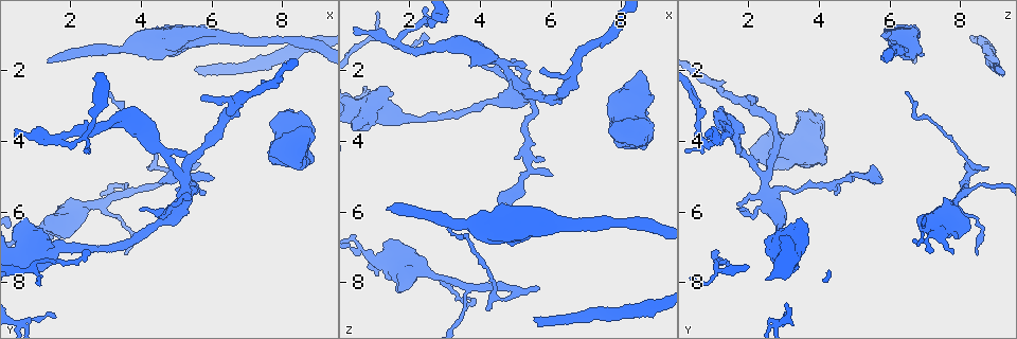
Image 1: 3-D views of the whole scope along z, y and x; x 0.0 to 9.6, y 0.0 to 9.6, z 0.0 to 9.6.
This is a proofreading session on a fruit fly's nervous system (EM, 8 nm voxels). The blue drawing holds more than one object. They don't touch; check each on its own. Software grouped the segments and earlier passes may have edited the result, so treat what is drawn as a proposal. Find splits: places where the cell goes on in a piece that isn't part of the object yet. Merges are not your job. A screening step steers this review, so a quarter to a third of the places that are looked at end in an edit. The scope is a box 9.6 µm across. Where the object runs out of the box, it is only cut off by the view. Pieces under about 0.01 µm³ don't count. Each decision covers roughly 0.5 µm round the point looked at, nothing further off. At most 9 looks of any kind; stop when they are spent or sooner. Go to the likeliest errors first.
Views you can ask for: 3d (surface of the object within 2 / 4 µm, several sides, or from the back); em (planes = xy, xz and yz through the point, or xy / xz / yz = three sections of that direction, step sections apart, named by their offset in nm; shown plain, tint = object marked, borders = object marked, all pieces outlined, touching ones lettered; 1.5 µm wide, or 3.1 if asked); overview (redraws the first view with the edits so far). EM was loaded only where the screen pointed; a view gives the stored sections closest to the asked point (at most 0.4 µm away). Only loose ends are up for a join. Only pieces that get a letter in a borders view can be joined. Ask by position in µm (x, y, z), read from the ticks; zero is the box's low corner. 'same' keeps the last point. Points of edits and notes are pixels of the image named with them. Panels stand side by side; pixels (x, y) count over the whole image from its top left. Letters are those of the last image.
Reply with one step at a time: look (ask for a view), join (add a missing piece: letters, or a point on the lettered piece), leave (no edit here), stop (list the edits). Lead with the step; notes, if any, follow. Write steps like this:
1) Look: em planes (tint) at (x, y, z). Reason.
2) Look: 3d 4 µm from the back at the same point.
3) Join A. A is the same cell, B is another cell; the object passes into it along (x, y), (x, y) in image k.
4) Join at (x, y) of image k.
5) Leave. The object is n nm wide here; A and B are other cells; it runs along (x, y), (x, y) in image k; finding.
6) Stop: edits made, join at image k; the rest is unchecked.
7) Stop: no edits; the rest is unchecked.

Look: em yz step 8 (plain) at (1.40, 1.80, 5.95). Free end.

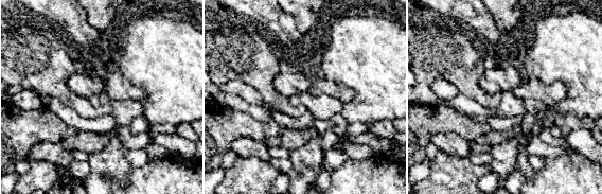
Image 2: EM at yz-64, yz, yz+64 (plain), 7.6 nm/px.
Look: em yz step 8 (borders) at the same point.

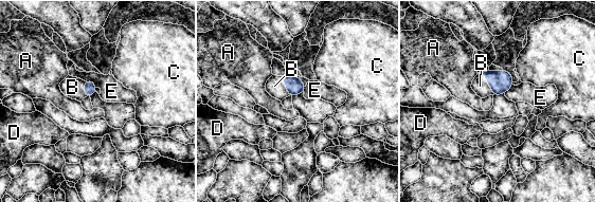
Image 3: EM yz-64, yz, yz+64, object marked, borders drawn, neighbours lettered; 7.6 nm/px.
Join B. B is the same cell, A, C, D and E are other cells; the object passes into it along (500, 81), (487, 81), (480, 86) in image 3; the cell continues.

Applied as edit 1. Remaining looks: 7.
Look: em yz step 4 (borders) at (3.15, 2.55, 6.50). An open end.

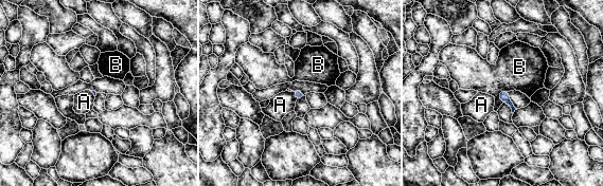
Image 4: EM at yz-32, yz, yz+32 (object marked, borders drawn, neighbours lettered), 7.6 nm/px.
Leave. A and B are other cells; a border runs along (507, 89), (498, 94), (502, 103) in image 4; no lettered piece goes on from it.

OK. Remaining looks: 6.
Look: 3d 4 µm at (8.65, 4.25, 2.00). Stops while still wide.

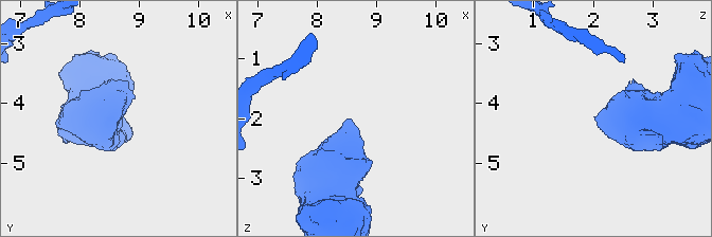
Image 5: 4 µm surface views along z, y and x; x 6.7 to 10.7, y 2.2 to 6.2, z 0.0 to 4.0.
Look: em planes (borders) at (8.55, 4.30, 2.05).

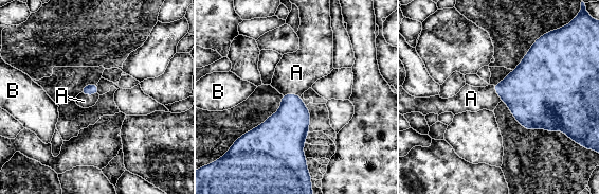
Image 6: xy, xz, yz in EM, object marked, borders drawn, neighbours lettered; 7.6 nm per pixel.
Join A. A is the same cell, B is another cell; the object passes into it along (288, 127), (291, 94), (296, 72) in image 6; the cell continues.

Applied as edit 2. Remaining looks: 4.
Look: overview. Redraw.

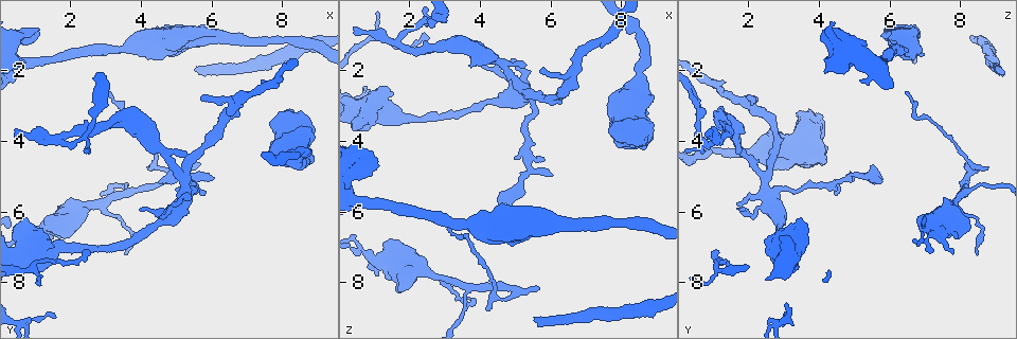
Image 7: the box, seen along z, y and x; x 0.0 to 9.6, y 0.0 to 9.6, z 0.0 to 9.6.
Look: 3d 2 µm from the back at (4.85, 5.80, 1.65). An open end.

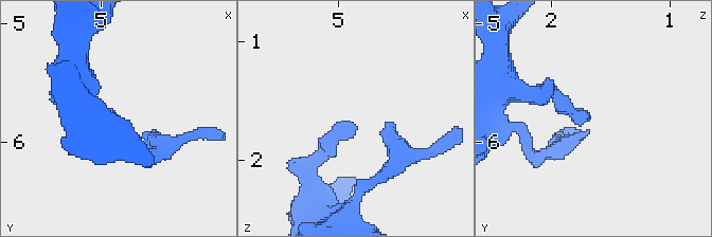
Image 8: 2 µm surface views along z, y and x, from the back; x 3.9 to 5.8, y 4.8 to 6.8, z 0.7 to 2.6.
Look: em xz step 4 (tint) at (4.86, 5.74, 1.72).

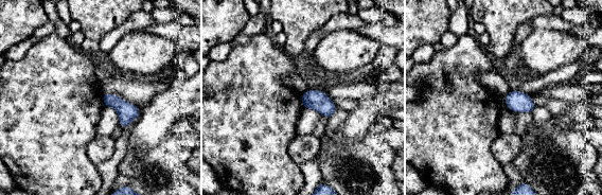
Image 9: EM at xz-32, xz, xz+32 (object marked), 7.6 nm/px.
Look: em xz step 4 (borders) at the same point. What lies round it.

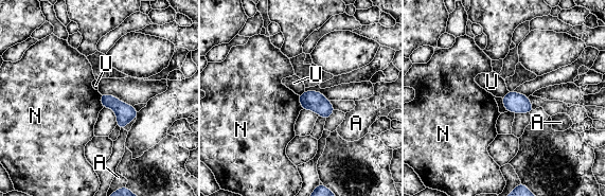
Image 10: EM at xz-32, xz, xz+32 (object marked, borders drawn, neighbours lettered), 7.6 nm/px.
Leave. A, N and U are other cells; a border runs along (99, 93), (103, 107) in image 10; no lettered piece goes on from it.

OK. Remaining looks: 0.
Stop: edits made, join at image 3, join at image 6; the rest is unchecked.

